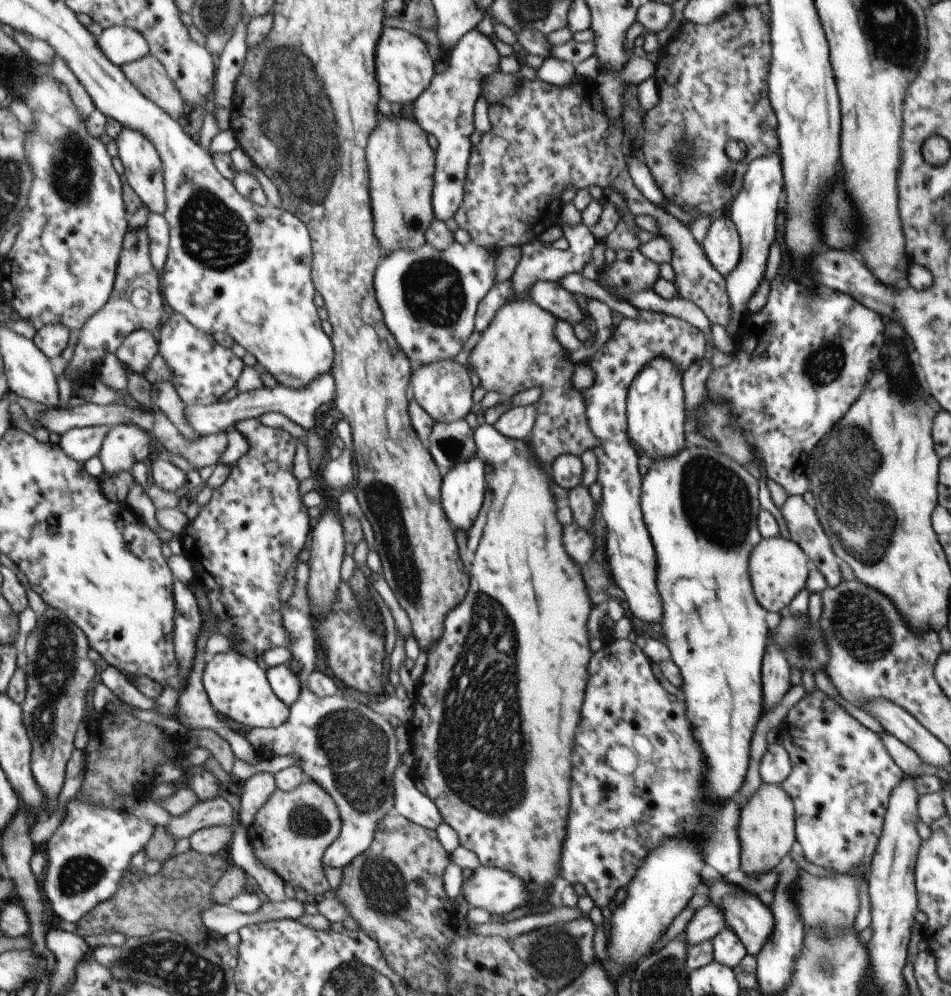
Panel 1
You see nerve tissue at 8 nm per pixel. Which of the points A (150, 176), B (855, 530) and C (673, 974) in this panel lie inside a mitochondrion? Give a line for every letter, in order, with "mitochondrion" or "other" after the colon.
A: mitochondrion
B: mitochondrion
C: mitochondrion

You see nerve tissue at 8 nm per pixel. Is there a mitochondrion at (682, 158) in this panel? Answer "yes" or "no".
yes

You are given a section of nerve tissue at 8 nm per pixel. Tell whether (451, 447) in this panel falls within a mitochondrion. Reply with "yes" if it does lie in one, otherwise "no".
yes

